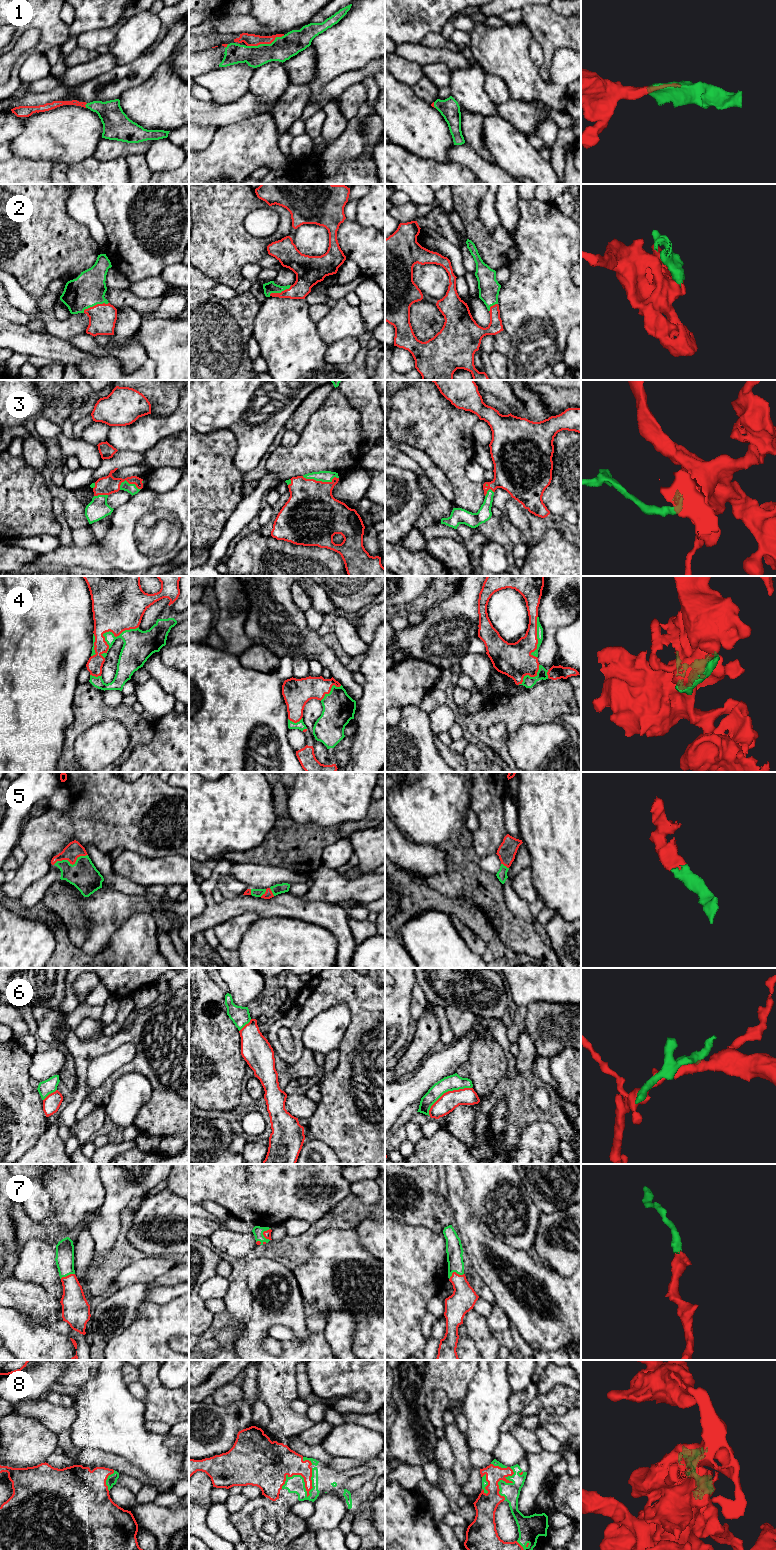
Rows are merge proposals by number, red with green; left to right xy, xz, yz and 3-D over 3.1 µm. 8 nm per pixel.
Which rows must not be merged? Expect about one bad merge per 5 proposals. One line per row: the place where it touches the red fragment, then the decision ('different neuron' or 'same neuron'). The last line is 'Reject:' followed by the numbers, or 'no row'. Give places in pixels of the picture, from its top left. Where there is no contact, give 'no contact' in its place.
1: xz (265, 43) | same neuron
2: xy (95, 305) | same neuron
3: xz (320, 481) | same neuron
4: xy (109, 630) | same neuron
5: xy (70, 863) | same neuron
6: yz (446, 1092) | different neuron
7: xz (263, 1233) | same neuron
8: xz (305, 1482) | same neuron
Reject: 6

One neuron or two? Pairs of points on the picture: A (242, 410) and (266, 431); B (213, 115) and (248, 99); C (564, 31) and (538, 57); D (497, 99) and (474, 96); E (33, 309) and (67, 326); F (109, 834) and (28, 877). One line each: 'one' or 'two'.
A: one
B: one
C: two
D: two
E: one
F: one

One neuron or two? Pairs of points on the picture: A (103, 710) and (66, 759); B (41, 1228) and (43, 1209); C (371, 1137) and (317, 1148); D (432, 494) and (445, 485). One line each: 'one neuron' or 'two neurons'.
A: one neuron
B: two neurons
C: two neurons
D: two neurons

